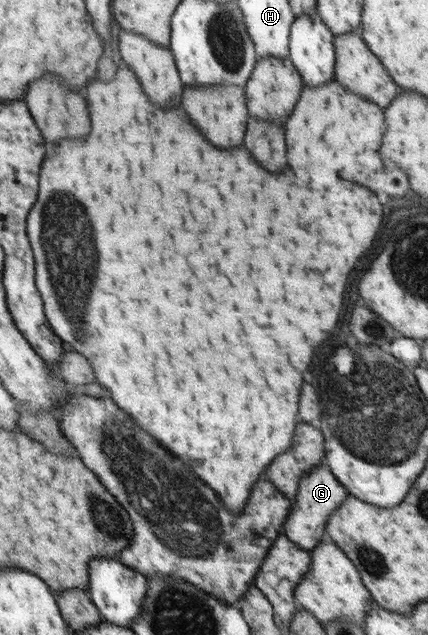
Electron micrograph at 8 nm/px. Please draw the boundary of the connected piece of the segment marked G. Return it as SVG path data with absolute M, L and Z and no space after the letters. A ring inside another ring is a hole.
M319 464L316 468L311 468L305 477L301 476L301 493L297 493L292 500L291 511L284 521L284 533L293 542L296 542L301 549L311 551L327 538L327 521L337 508L343 505L348 495L341 481L325 464Z

